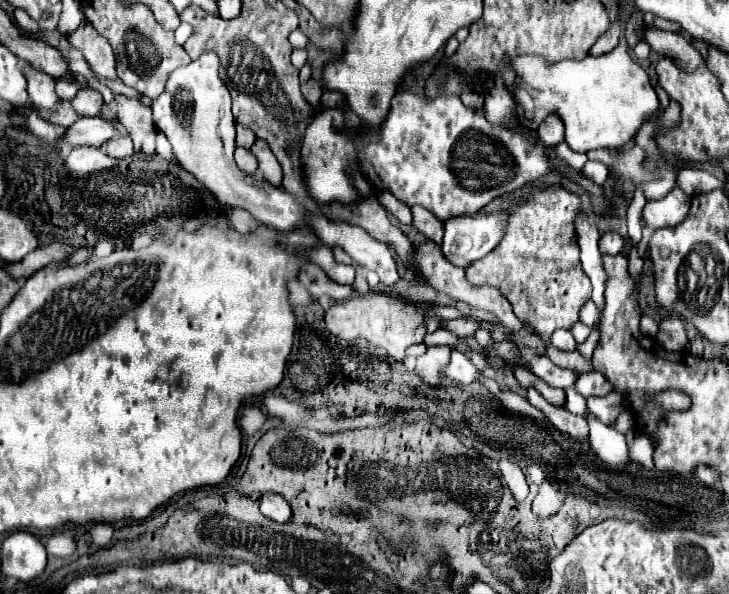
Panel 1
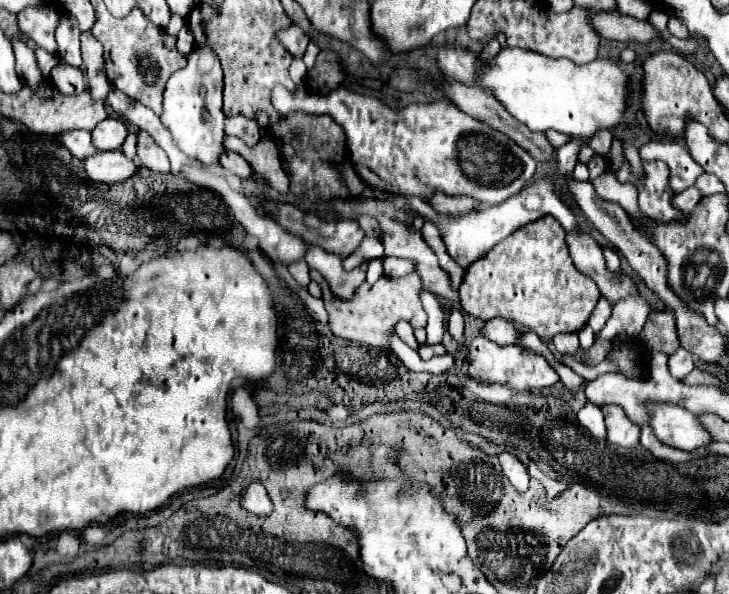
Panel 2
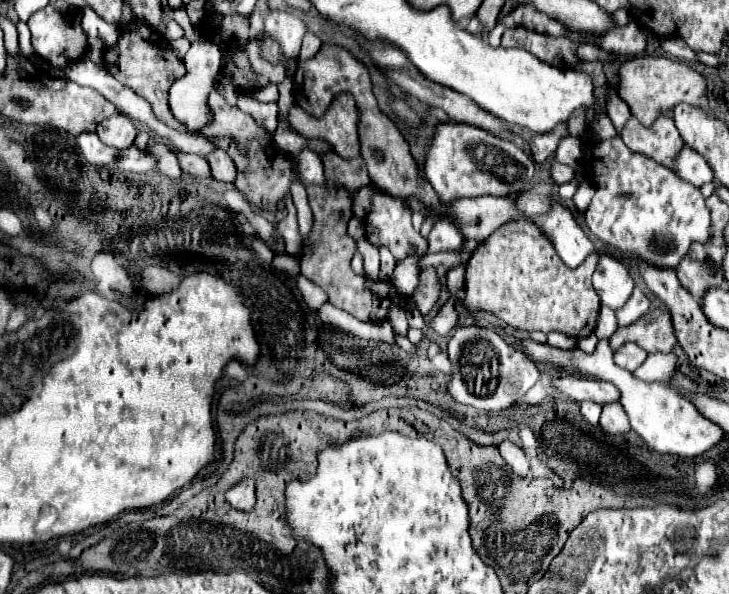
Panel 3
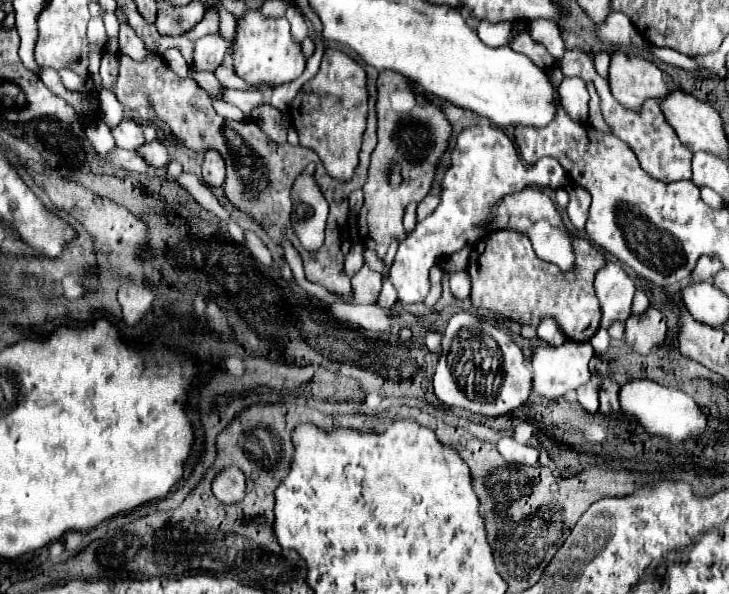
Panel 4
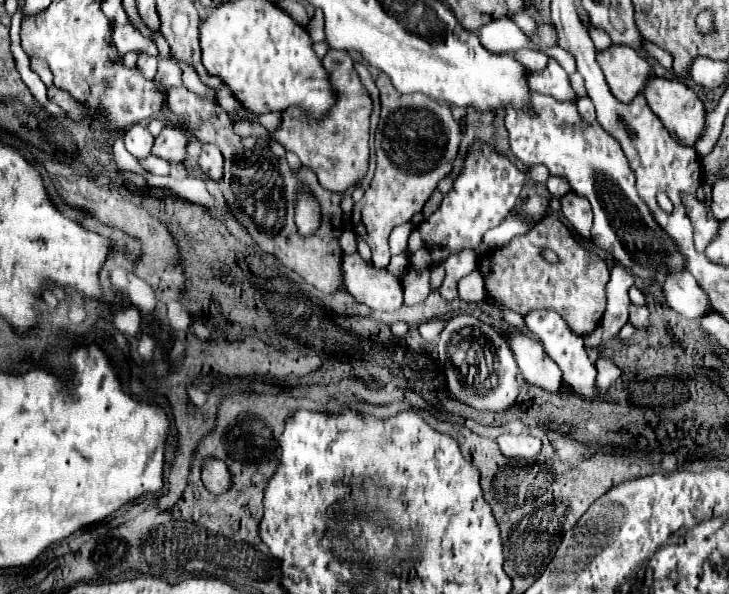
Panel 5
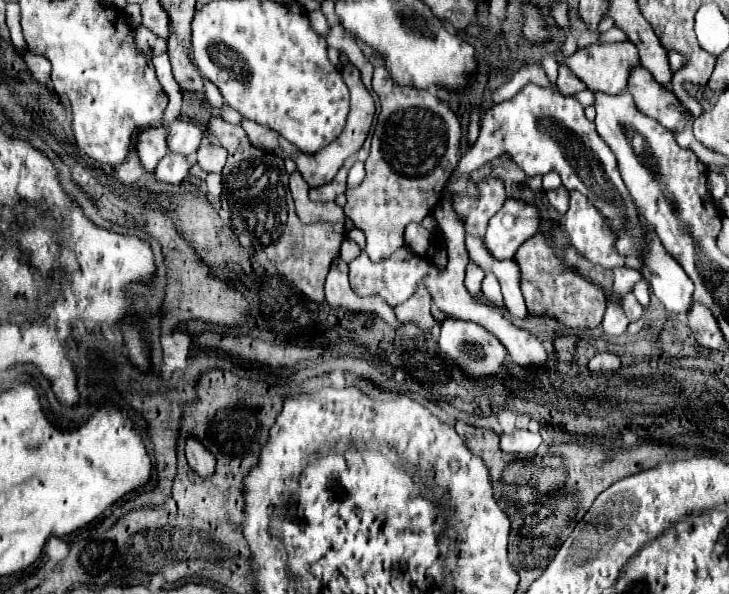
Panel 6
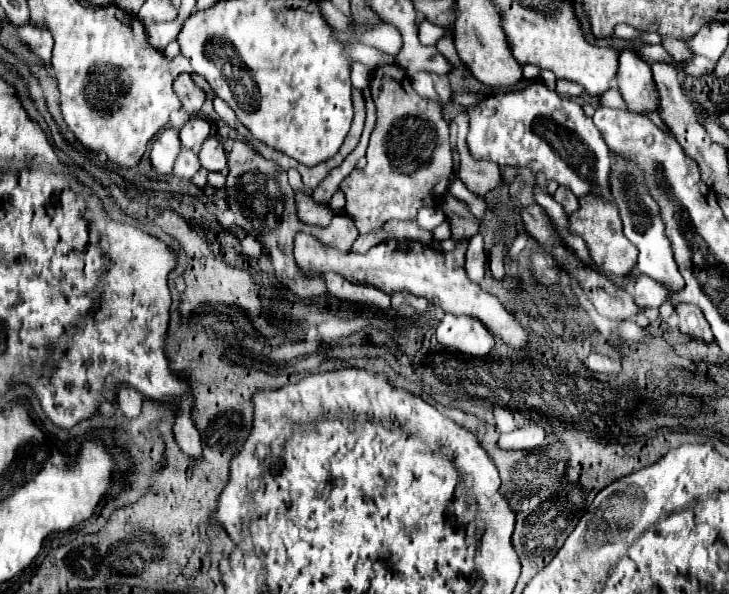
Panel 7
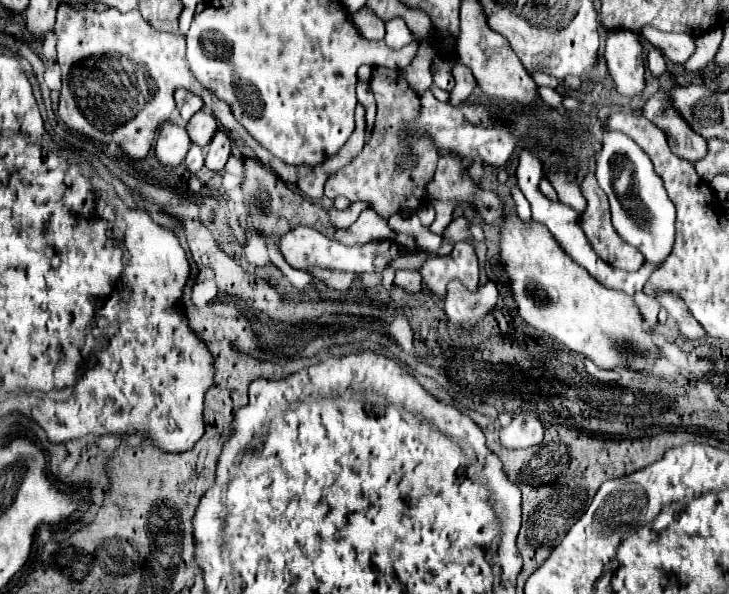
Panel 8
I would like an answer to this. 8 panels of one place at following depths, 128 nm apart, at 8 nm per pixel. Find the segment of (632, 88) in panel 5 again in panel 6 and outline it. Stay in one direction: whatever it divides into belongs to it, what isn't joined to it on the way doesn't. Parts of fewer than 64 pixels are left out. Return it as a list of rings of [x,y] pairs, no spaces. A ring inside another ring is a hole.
[[[624,40],[624,42],[616,42],[616,44],[592,44],[592,46],[586,46],[582,50],[578,50],[576,54],[572,54],[570,58],[566,60],[558,60],[560,64],[568,64],[572,68],[572,72],[586,82],[588,90],[592,92],[606,92],[606,94],[618,94],[618,92],[624,92],[626,86],[628,86],[628,76],[630,72],[640,66],[640,60],[638,60],[638,52],[636,52],[636,46],[630,42],[630,40]]]

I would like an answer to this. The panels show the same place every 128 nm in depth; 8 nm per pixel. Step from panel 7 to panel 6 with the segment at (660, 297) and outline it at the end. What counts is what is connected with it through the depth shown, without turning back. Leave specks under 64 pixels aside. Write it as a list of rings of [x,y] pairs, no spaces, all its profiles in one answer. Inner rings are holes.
[[[641,280],[634,286],[634,296],[636,296],[636,300],[642,304],[642,306],[648,306],[650,301],[650,288],[649,284],[645,280]]]

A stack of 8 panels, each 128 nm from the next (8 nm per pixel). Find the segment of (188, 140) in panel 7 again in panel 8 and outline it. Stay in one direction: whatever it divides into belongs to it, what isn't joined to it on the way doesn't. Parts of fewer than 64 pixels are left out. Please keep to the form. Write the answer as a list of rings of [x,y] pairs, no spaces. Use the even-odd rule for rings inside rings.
[[[202,110],[198,114],[194,114],[190,118],[190,122],[186,124],[186,132],[190,136],[190,142],[198,144],[198,146],[206,146],[212,140],[216,128],[218,126],[216,126],[214,116],[210,116],[210,114],[202,112]]]

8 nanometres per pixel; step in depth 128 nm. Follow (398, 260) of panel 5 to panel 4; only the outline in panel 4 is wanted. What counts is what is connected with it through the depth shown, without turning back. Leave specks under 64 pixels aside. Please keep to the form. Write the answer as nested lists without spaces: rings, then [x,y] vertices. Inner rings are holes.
[[[364,246],[364,262],[366,262],[372,270],[389,276],[389,274],[386,274],[386,267],[383,261],[378,258],[378,254],[376,254],[372,248],[366,248],[366,246]]]

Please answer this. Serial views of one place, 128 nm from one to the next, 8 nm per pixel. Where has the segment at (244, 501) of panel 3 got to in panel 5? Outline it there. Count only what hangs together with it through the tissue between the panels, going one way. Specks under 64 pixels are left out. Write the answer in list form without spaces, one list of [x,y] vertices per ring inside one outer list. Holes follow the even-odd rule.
[[[210,460],[202,468],[202,482],[212,494],[224,494],[230,488],[230,470],[220,460]]]

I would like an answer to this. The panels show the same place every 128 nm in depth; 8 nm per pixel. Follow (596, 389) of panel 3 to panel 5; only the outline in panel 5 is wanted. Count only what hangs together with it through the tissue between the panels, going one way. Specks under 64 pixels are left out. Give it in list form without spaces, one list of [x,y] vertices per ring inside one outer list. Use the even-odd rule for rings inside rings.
[[[512,330],[504,336],[508,338],[520,372],[528,384],[538,386],[546,392],[562,390],[562,370],[544,352],[540,340],[534,340],[532,336],[518,330]]]

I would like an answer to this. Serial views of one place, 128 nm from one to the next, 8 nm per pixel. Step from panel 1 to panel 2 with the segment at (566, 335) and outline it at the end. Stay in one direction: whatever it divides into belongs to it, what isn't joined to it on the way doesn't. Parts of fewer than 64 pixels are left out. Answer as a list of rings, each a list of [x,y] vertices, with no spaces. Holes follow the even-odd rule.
[[[560,333],[558,336],[554,336],[552,340],[556,352],[560,354],[574,354],[578,348],[580,348],[580,343],[577,333]]]

